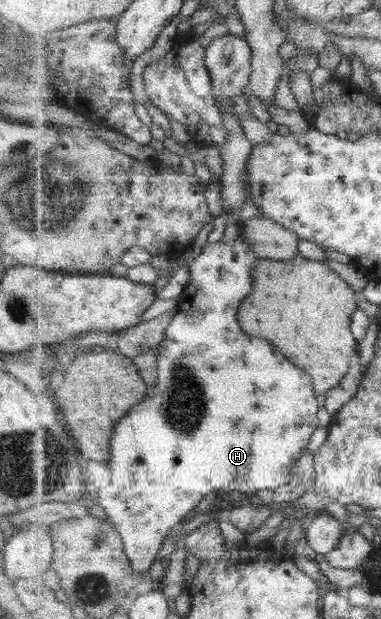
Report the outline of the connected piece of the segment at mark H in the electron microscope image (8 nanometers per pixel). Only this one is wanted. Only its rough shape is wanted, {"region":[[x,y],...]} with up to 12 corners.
{"region":[[208,242],[115,427],[135,571],[214,491],[282,489],[312,377],[240,329],[259,255]]}

